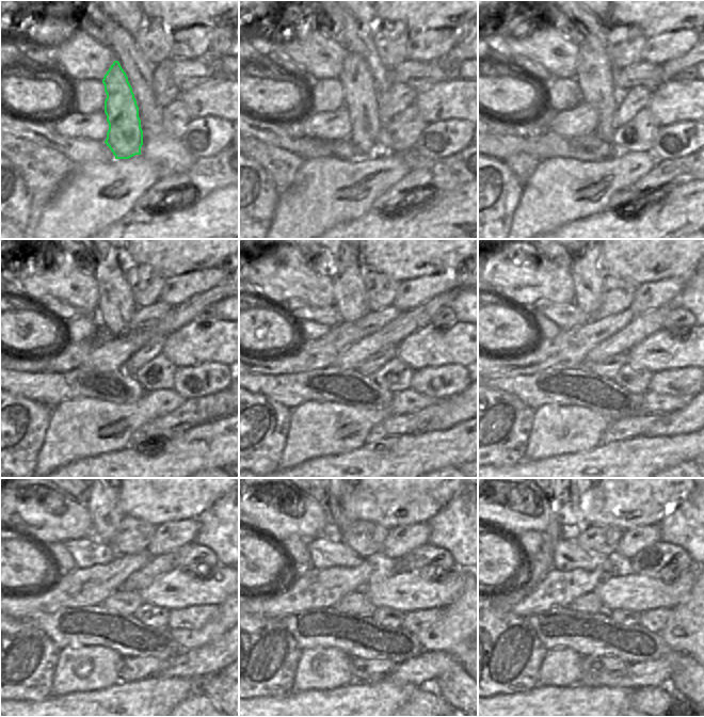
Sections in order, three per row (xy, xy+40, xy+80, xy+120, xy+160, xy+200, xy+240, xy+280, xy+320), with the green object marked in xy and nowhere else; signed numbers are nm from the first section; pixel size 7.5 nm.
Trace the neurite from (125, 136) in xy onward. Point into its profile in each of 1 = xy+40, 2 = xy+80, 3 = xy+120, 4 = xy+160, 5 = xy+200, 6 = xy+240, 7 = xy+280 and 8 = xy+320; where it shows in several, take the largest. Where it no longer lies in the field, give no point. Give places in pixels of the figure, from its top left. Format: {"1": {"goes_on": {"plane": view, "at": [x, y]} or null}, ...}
{"1": {"goes_on": {"plane": "xy+40", "at": [360, 95]}}, "2": {"goes_on": {"plane": "xy+80", "at": [594, 72]}}, "3": {"goes_on": {"plane": "xy+120", "at": [116, 306]}}, "4": {"goes_on": {"plane": "xy+160", "at": [349, 281]}}, "5": {"goes_on": {"plane": "xy+200", "at": [588, 277]}}, "6": {"goes_on": {"plane": "xy+240", "at": [104, 506]}}, "7": {"goes_on": {"plane": "xy+280", "at": [338, 522]}}, "8": {"goes_on": {"plane": "xy+320", "at": [573, 525]}}}

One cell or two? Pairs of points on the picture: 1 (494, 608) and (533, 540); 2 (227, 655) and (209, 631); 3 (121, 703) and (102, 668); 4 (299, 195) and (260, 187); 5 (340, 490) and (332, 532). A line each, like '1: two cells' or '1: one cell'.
1: two cells
2: two cells
3: two cells
4: two cells
5: one cell

